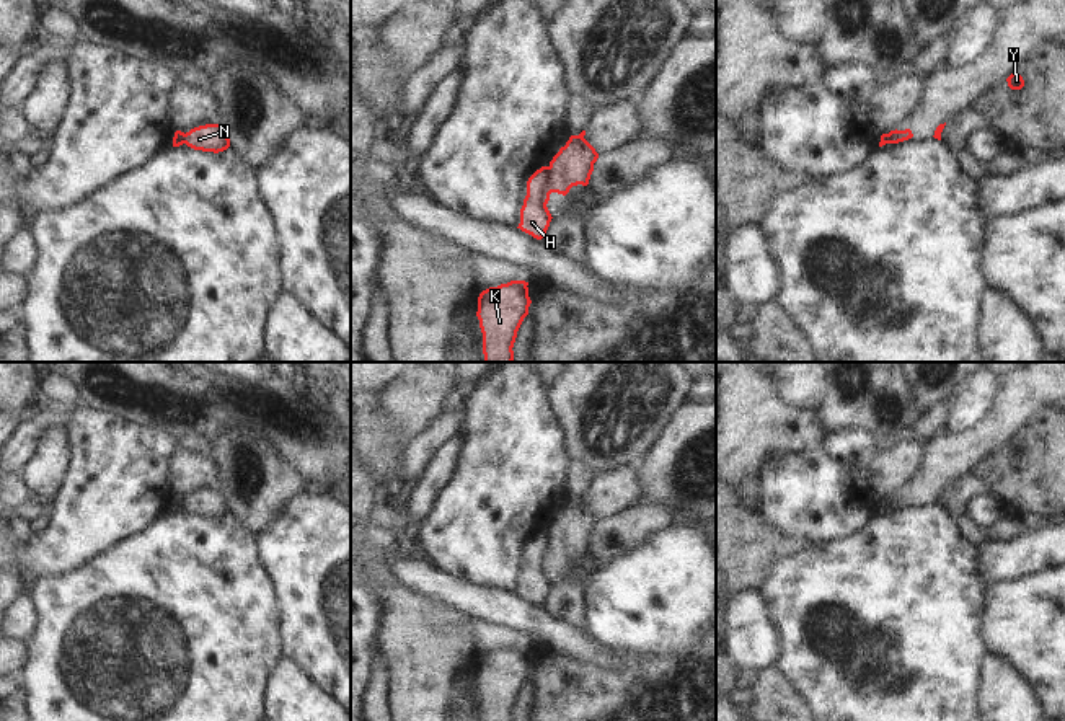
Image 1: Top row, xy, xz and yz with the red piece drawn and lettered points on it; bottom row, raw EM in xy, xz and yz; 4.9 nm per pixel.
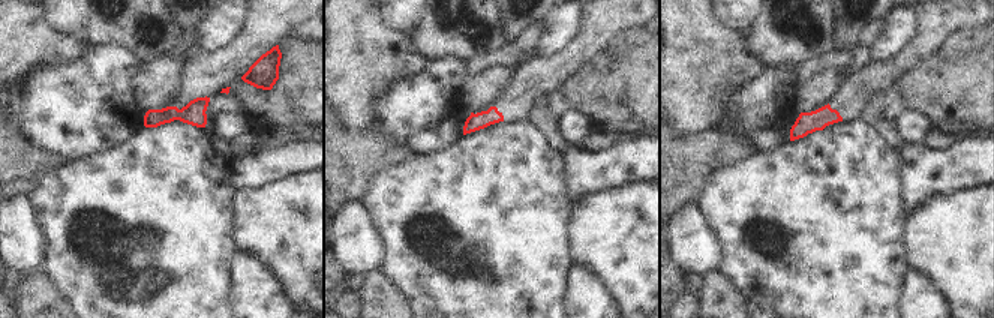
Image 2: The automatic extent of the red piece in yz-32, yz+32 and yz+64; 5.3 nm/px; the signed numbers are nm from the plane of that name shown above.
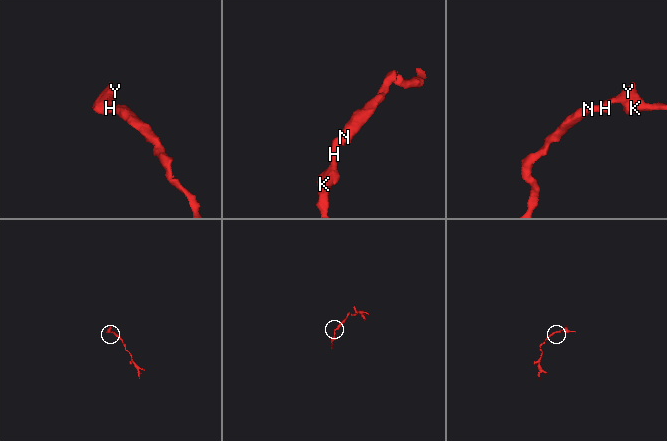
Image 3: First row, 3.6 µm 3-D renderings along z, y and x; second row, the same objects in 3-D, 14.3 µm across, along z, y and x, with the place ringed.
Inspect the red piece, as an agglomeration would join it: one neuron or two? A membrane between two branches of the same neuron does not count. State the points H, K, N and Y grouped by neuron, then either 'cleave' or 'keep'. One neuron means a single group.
H K Y / N | cleave

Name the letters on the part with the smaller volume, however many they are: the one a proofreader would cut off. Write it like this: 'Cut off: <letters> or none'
Cut off: H, K, Y

